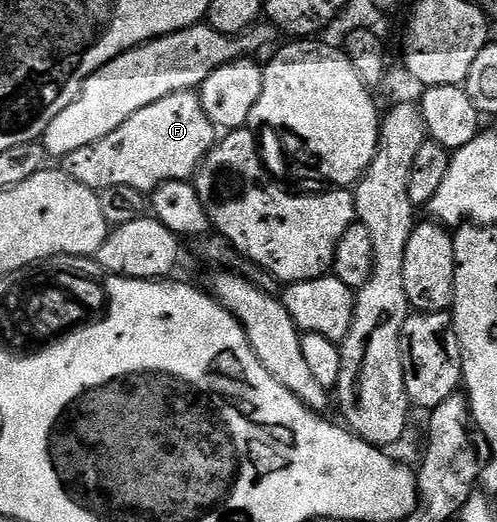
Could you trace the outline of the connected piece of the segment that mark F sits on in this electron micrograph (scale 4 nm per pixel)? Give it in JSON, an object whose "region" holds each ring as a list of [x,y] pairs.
{"region":[[[182,89],[173,95],[165,95],[165,99],[157,99],[157,103],[149,103],[149,107],[141,107],[137,115],[129,115],[129,119],[125,119],[117,131],[105,135],[105,139],[97,139],[97,143],[89,143],[89,147],[73,151],[73,155],[65,159],[65,171],[75,177],[77,183],[96,191],[105,187],[137,187],[137,191],[150,194],[166,181],[191,181],[194,173],[200,172],[203,160],[216,140],[216,127],[209,115],[205,115],[198,92]]]}

